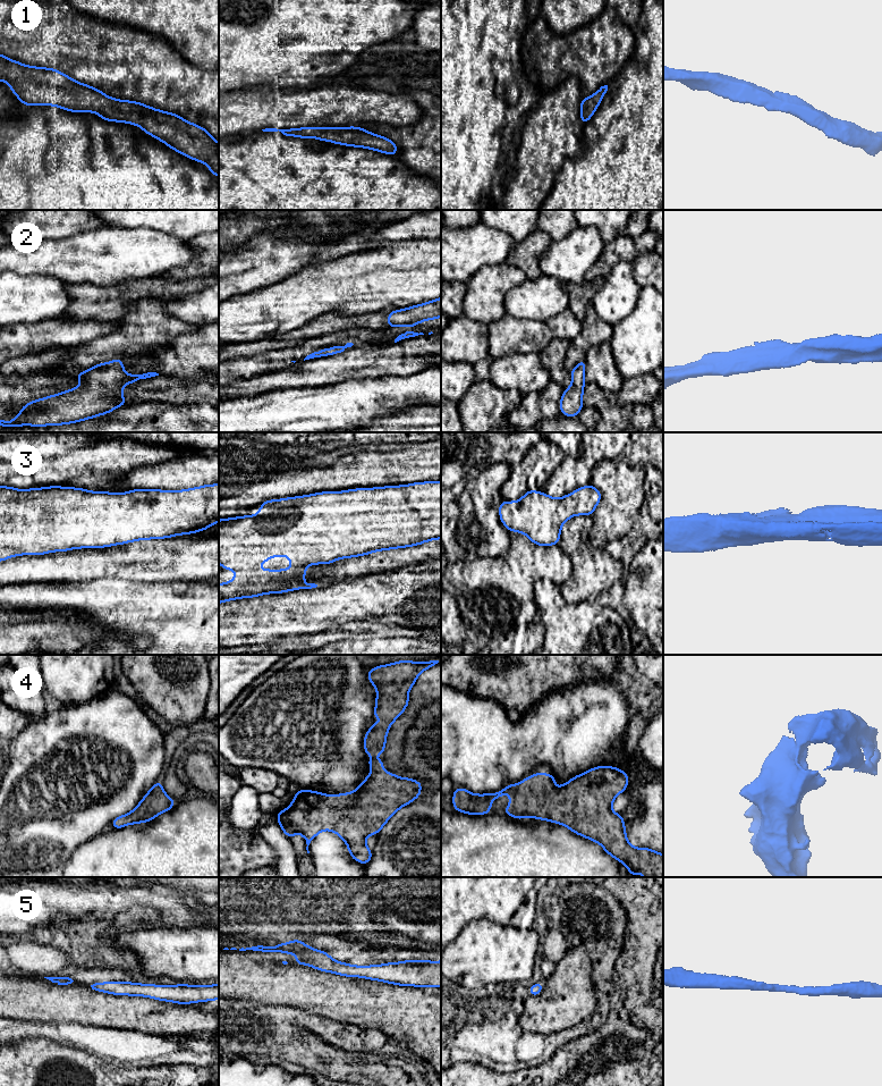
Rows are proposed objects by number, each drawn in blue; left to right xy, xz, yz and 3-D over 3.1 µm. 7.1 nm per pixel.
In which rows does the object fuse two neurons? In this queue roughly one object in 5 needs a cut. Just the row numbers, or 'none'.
none

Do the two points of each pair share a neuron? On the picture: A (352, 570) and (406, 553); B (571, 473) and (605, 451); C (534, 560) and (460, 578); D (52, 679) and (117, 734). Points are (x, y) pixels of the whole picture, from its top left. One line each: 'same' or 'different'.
A: same
B: same
C: same
D: different

